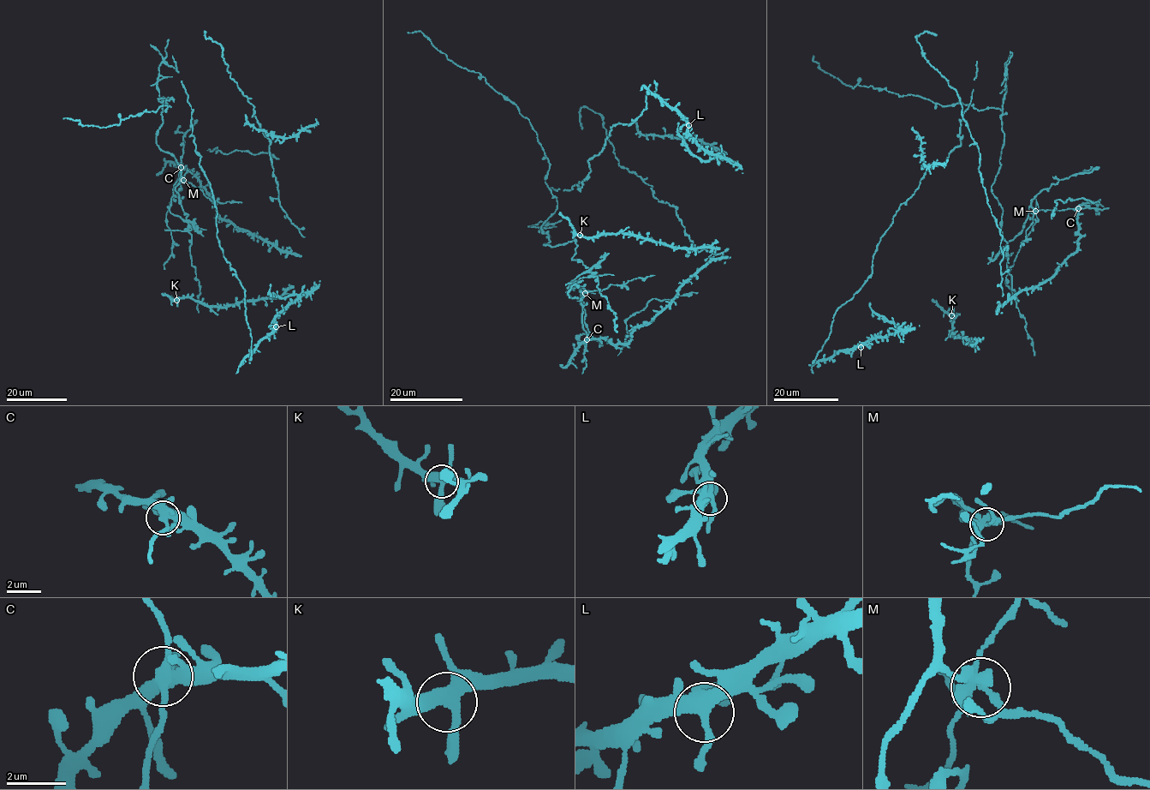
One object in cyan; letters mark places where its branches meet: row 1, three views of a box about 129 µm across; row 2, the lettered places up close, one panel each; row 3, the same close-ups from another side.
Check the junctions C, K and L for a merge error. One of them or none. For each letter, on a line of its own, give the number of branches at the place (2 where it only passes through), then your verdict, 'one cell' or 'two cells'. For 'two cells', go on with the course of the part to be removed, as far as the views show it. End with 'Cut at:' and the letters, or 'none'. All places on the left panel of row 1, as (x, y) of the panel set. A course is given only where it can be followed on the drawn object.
C: branches 6; two cells
K: branches 4; one cell
L: branches 5; one cell
Cut at: C

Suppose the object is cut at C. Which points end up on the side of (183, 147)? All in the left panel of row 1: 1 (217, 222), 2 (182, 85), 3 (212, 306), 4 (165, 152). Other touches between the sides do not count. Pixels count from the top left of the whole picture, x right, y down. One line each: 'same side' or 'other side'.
1: other side
2: other side
3: other side
4: same side

